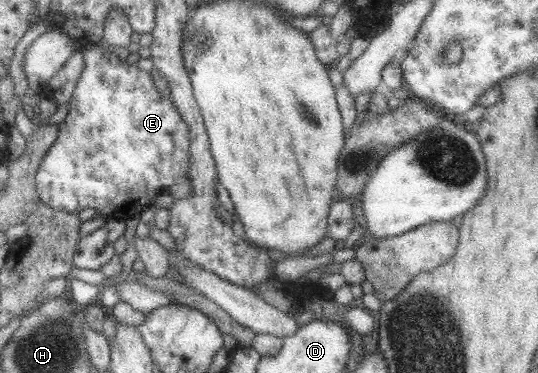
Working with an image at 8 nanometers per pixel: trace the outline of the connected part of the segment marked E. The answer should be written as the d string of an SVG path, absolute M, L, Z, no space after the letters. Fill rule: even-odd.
M81 44L79 49L82 56L82 69L79 78L73 87L72 95L68 102L68 112L65 118L57 125L57 136L51 148L40 158L39 167L34 177L35 192L40 202L53 208L55 211L71 212L78 214L83 208L93 208L94 212L106 219L124 220L138 215L143 206L152 203L153 199L162 191L168 190L170 186L183 185L187 182L187 171L189 167L189 138L187 136L187 126L175 112L172 102L159 94L153 78L149 72L138 69L134 63L126 60L119 60L116 54L109 51L105 45Z

